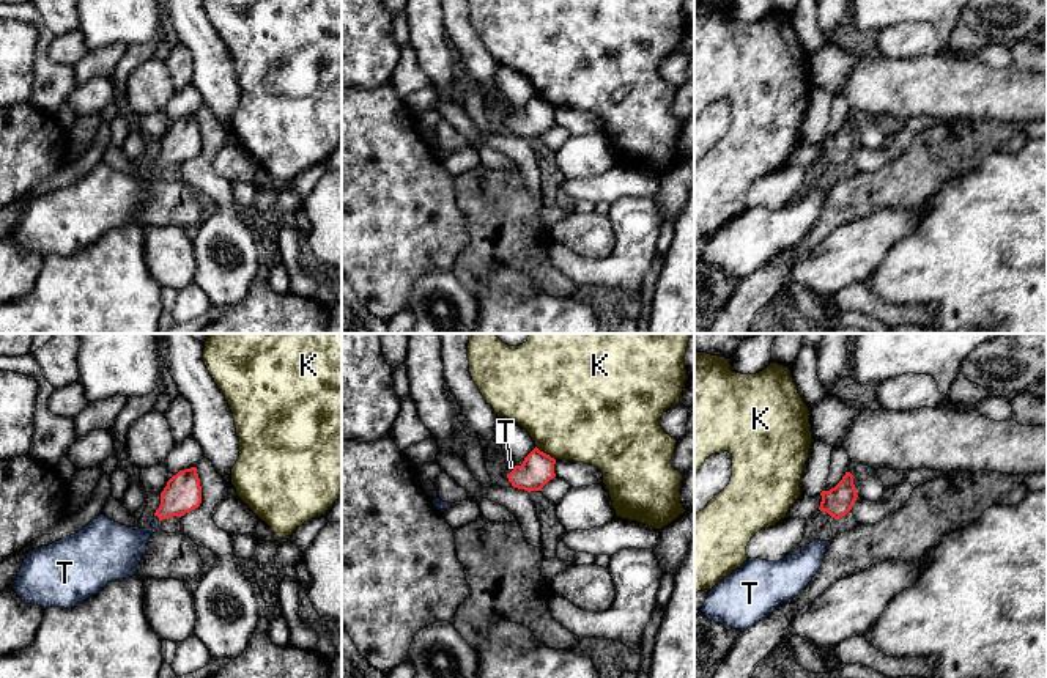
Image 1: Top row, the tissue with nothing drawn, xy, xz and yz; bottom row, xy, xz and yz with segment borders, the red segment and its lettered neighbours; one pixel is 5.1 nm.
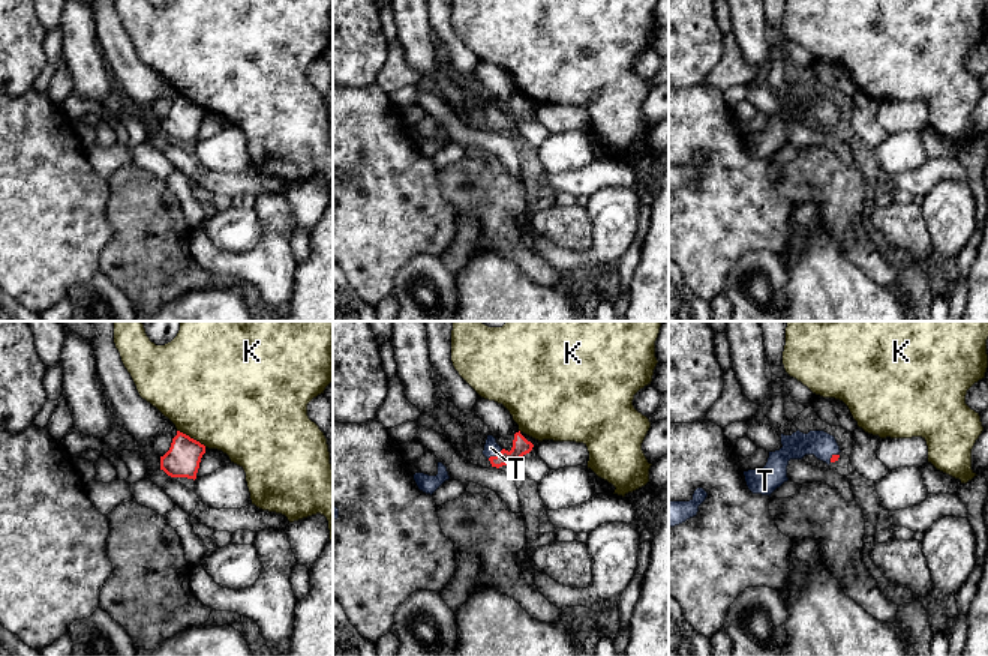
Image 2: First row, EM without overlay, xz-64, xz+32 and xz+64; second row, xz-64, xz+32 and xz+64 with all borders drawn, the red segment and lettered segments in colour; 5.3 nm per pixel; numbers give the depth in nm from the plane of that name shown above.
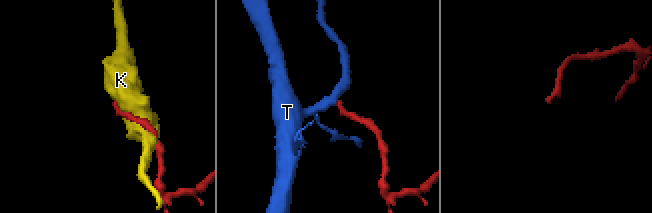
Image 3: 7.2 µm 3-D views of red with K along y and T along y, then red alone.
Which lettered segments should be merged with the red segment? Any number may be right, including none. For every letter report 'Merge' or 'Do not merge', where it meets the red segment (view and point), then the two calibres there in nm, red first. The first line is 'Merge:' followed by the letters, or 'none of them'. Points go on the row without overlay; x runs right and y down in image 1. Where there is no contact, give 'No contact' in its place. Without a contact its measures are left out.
Merge: T
K: Do not merge. Touches red at xz (545, 101). Thickness 170 nm (red) against 480 nm
T: Merge. Touches red at xy (158, 164). Thickness 190 nm (red) against 240 nm

